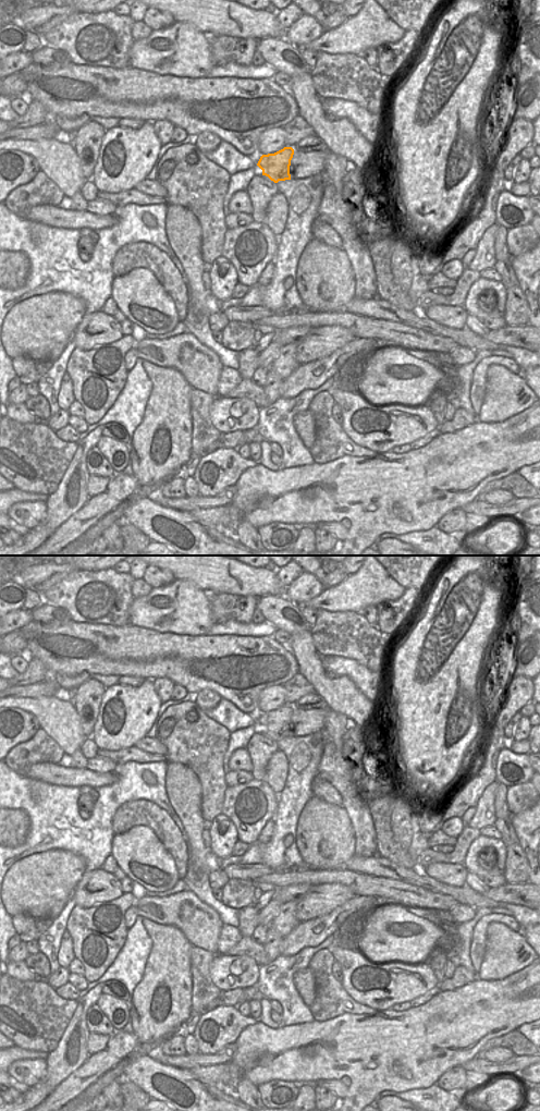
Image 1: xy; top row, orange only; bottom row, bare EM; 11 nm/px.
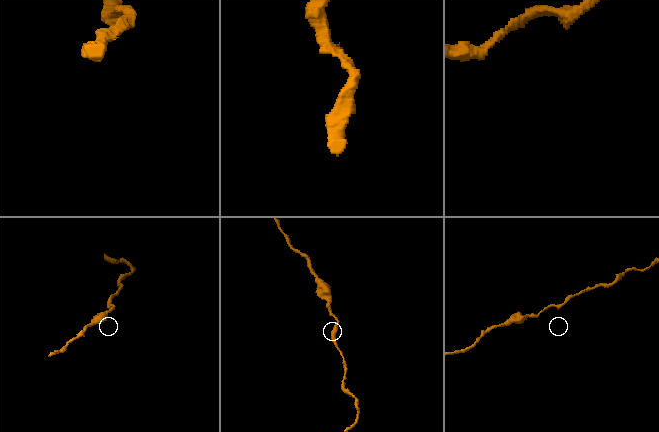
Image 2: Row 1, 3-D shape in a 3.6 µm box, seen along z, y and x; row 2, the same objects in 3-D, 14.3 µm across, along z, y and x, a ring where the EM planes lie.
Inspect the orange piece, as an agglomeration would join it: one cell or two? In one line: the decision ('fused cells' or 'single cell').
fused cells

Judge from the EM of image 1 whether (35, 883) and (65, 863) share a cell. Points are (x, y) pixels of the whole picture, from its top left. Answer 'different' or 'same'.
same

